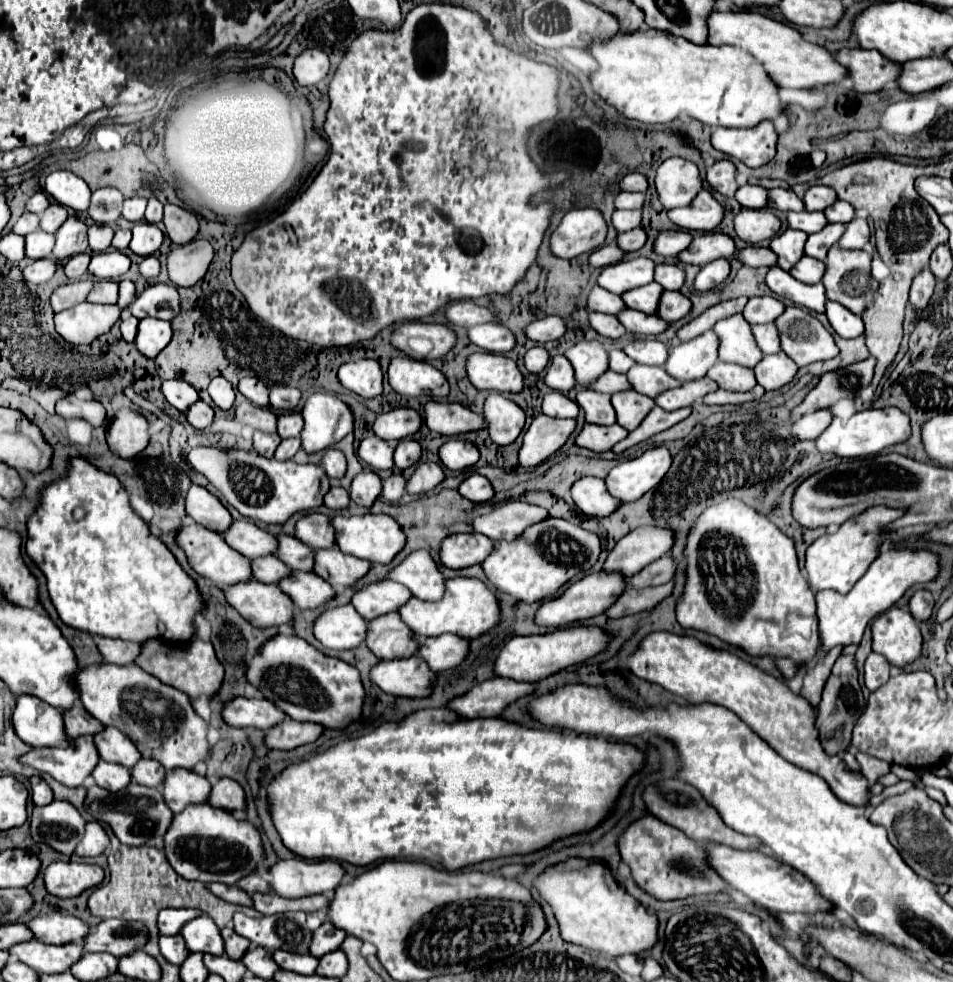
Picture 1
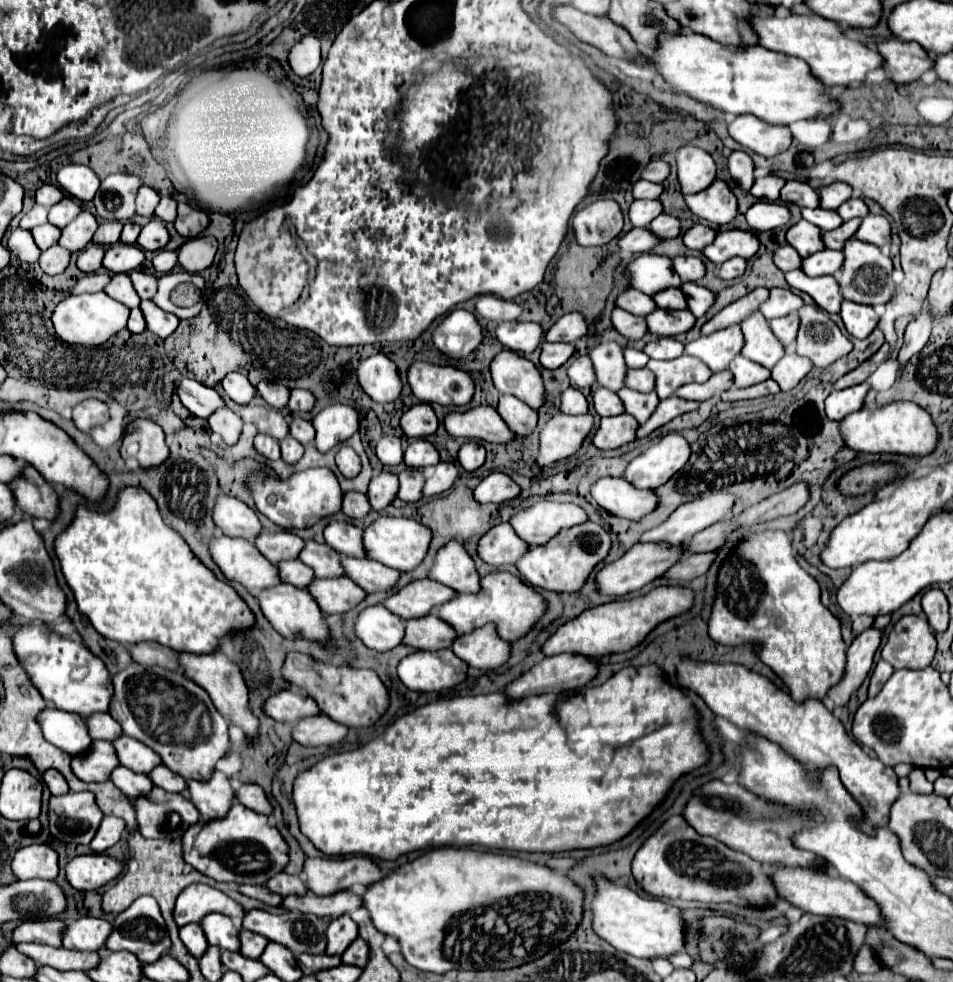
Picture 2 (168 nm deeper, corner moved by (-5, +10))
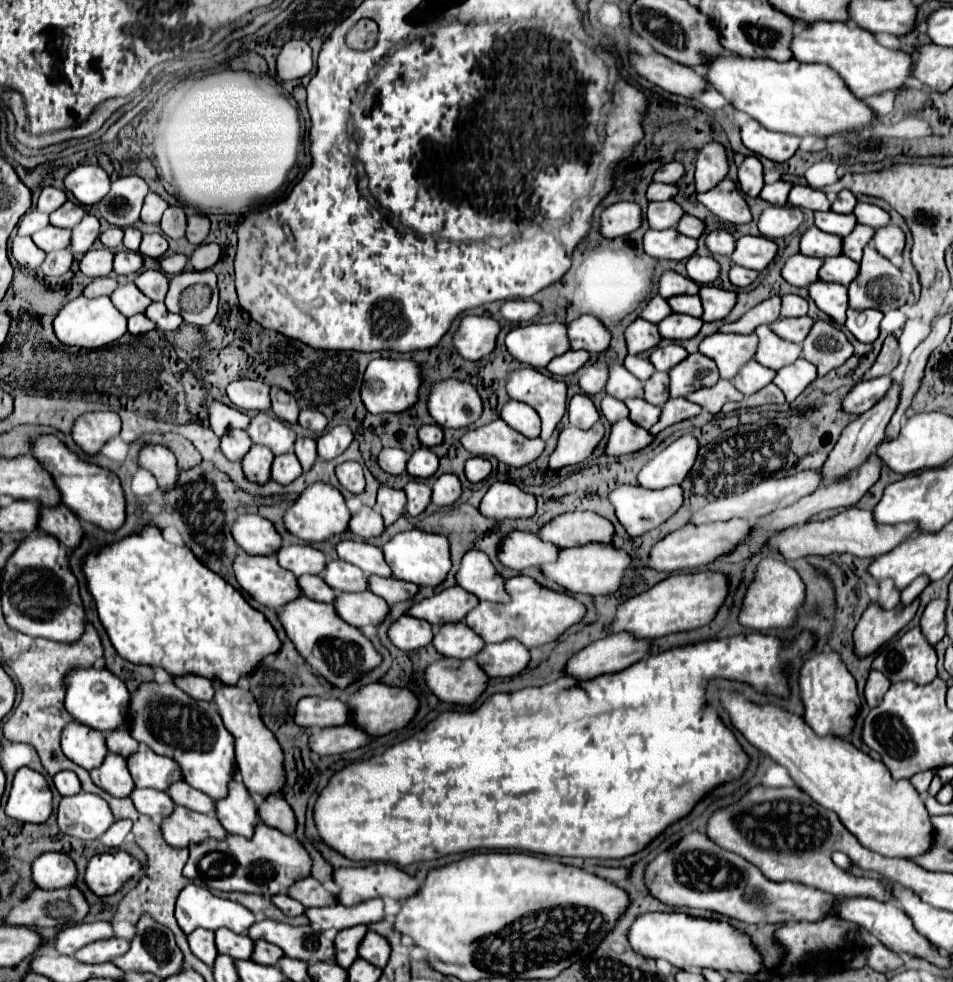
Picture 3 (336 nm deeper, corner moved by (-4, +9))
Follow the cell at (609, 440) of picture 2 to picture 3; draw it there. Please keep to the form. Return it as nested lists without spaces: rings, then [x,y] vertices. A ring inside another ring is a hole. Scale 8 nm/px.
[[[630,418],[618,420],[612,426],[608,444],[606,444],[606,454],[608,456],[622,456],[622,454],[634,454],[642,448],[646,448],[648,444],[652,444],[654,436],[646,430],[640,428],[636,424],[630,422]]]

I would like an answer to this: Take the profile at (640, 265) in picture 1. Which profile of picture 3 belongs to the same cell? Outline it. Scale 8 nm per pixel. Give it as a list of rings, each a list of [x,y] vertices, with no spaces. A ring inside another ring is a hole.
[[[664,272],[660,278],[660,296],[664,298],[672,298],[672,296],[680,296],[680,294],[698,294],[700,286],[696,282],[692,282],[690,278],[684,278],[676,272]]]

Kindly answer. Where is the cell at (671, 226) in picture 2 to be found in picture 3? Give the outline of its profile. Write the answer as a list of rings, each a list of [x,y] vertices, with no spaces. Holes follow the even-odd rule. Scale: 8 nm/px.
[[[686,214],[678,224],[678,232],[686,234],[690,238],[700,238],[704,234],[704,230],[706,230],[706,222],[696,216],[690,216],[690,214]]]

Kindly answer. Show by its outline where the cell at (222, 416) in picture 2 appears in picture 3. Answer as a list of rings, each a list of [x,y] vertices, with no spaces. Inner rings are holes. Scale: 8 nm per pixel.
[[[236,430],[236,432],[228,432],[222,436],[222,452],[232,462],[242,460],[248,454],[250,446],[252,446],[252,440],[246,432]]]

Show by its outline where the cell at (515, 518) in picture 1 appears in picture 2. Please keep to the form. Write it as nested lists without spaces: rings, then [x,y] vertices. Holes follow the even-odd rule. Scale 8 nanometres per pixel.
[[[537,501],[509,519],[515,533],[529,545],[547,543],[561,527],[573,527],[583,521],[587,521],[587,515],[581,507],[555,501]]]

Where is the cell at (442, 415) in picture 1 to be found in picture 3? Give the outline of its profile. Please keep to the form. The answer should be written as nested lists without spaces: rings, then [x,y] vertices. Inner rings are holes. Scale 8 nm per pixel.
[[[496,420],[478,430],[468,430],[462,436],[462,446],[474,456],[494,456],[512,468],[522,468],[542,454],[544,440],[526,438],[504,420]]]

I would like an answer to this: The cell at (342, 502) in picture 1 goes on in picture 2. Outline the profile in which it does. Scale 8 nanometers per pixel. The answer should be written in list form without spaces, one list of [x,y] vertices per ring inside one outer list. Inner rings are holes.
[[[349,491],[349,493],[343,495],[343,507],[341,509],[345,511],[345,515],[349,515],[353,519],[359,519],[359,517],[365,517],[371,507],[369,507],[369,501],[367,501],[365,493]]]

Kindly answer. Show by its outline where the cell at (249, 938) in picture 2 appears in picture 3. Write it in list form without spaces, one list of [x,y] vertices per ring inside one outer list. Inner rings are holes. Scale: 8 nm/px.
[[[256,940],[254,954],[252,954],[254,962],[266,964],[266,966],[276,966],[282,956],[284,956],[284,952],[280,948],[276,948],[274,944],[268,944],[266,940]]]

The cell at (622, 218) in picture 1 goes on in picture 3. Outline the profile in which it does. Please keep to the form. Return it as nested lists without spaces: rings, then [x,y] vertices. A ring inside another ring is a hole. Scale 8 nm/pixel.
[[[674,200],[650,202],[650,206],[648,206],[648,222],[650,222],[650,228],[654,228],[654,230],[676,228],[684,214],[686,212]]]

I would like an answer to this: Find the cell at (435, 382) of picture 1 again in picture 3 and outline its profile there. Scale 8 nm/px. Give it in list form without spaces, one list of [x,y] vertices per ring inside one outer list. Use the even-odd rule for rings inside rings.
[[[444,380],[434,384],[428,410],[438,426],[464,430],[480,418],[482,400],[470,382]]]

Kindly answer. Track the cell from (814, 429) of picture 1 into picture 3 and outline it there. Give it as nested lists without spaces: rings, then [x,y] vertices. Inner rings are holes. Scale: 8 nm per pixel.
[[[890,376],[860,380],[860,384],[856,384],[852,388],[852,392],[844,398],[844,410],[850,412],[850,414],[864,414],[880,398],[884,398],[884,394],[890,390],[890,386],[892,386]]]

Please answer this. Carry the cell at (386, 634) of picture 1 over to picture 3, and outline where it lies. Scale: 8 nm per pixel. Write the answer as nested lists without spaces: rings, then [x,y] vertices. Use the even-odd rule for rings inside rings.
[[[464,622],[436,628],[436,636],[432,644],[446,658],[462,658],[462,660],[474,658],[484,648],[484,640]]]

